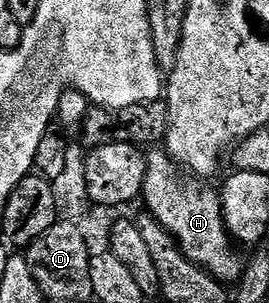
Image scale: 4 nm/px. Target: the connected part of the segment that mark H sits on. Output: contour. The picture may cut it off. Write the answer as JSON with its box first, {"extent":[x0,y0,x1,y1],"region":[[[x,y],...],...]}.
{"extent":[141,148,245,284],"region":[[[155,148],[147,154],[147,167],[145,168],[145,184],[143,185],[143,192],[141,195],[141,202],[147,205],[146,213],[152,218],[156,218],[162,226],[171,233],[172,236],[177,240],[177,244],[185,252],[185,256],[189,256],[189,260],[193,260],[193,264],[197,264],[201,269],[207,270],[214,276],[216,280],[224,284],[235,284],[238,283],[241,278],[245,265],[245,258],[238,254],[240,251],[237,249],[236,243],[233,241],[230,234],[227,233],[227,225],[223,222],[223,199],[218,189],[210,190],[210,185],[204,184],[199,180],[191,180],[195,182],[179,182],[179,174],[181,170],[176,163],[172,162],[170,154],[164,152],[162,149]]]}

